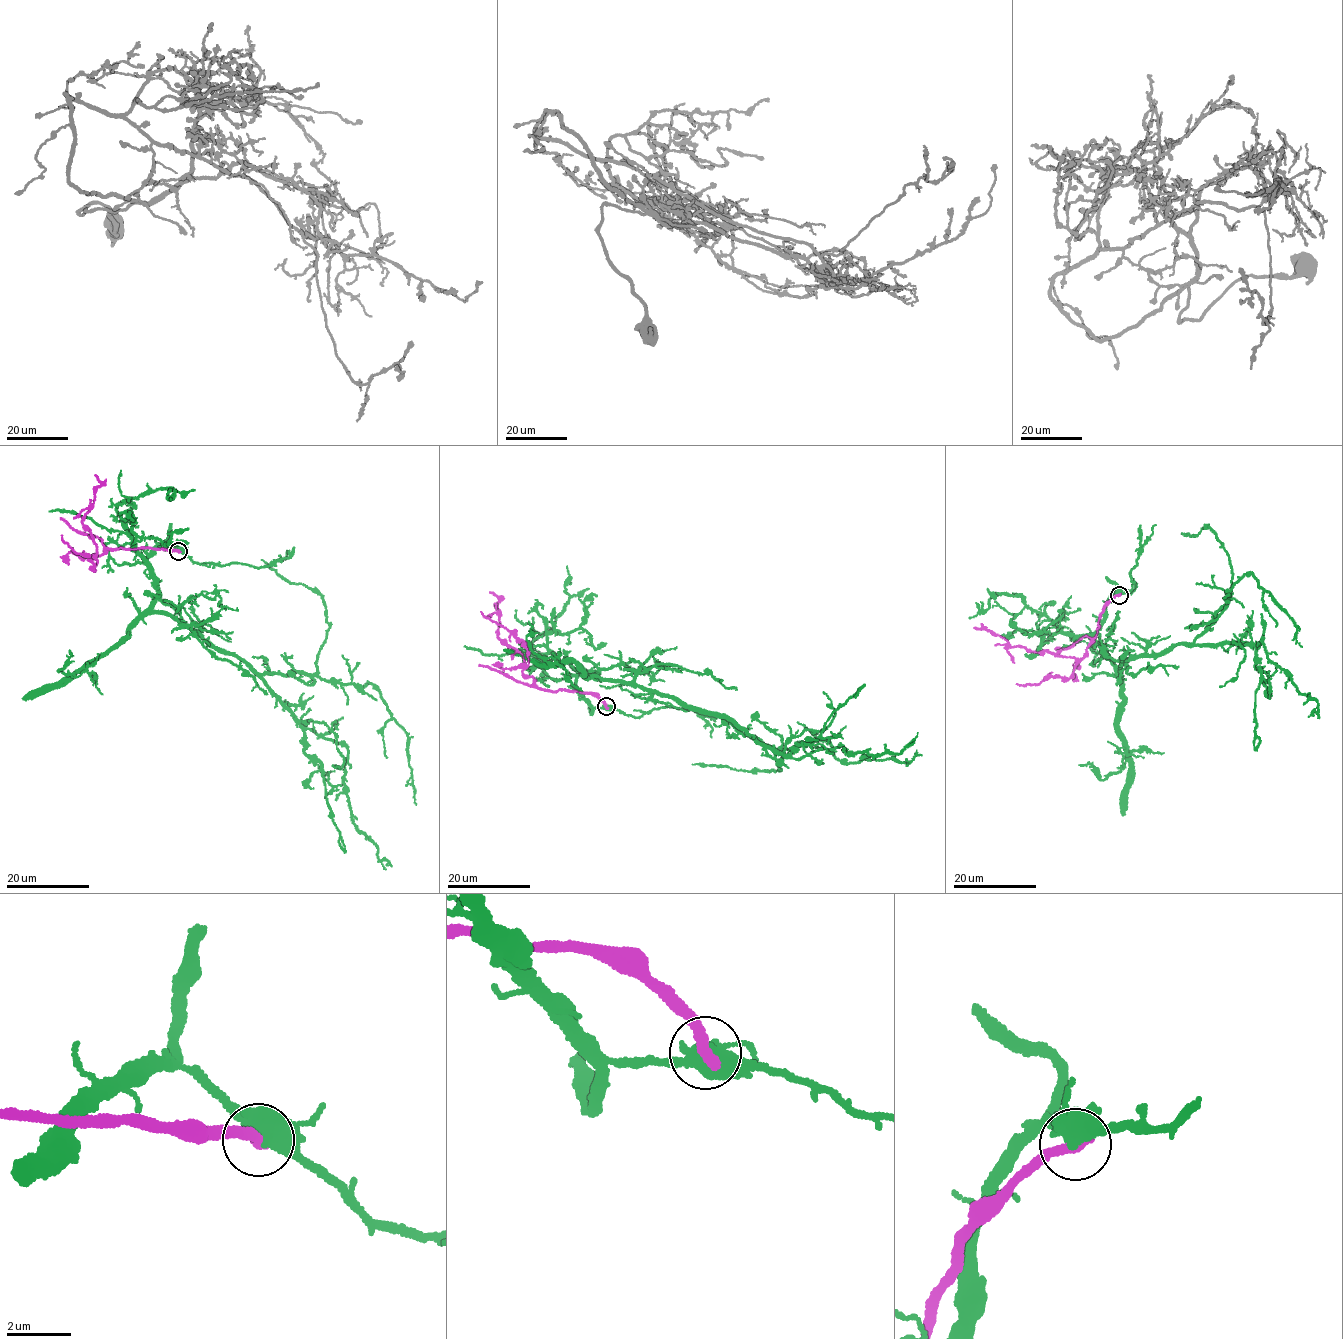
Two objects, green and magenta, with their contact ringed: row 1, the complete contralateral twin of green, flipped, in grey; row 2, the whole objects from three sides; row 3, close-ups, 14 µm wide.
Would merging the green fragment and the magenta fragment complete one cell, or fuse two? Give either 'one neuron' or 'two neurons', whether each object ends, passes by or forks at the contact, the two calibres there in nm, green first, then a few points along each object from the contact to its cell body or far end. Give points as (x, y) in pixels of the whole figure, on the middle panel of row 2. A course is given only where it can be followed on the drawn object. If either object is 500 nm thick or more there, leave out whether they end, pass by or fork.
two neurons; green forks there; magenta ends there; 440 nm thick on the green side, 360 nm on the other; green runs (606, 706), (579, 690), (581, 670), (729, 719), (793, 758), (840, 744), (900, 753), (917, 732); magenta runs (606, 706), (591, 694), (538, 688), (533, 678), (523, 676), (523, 654), (498, 638), (499, 598), (490, 592)

